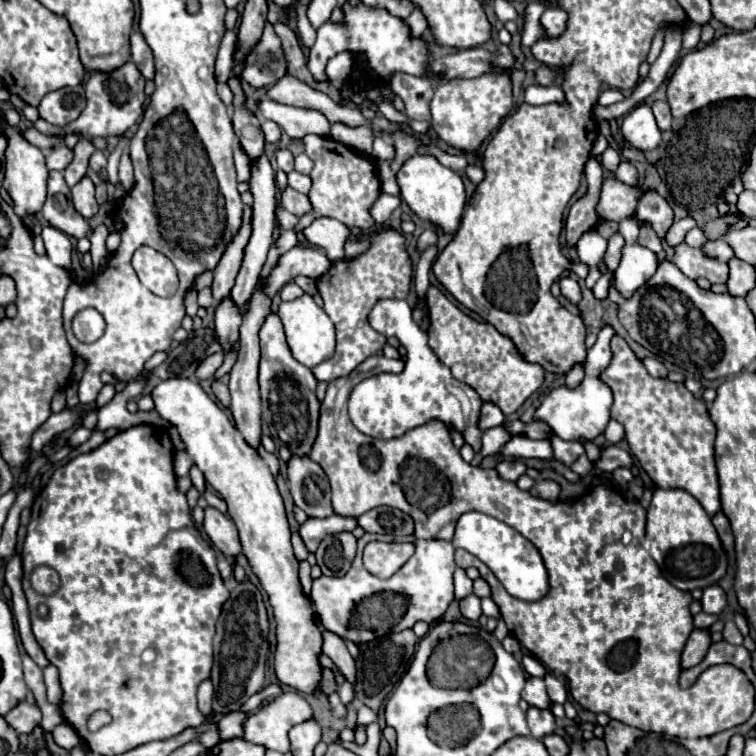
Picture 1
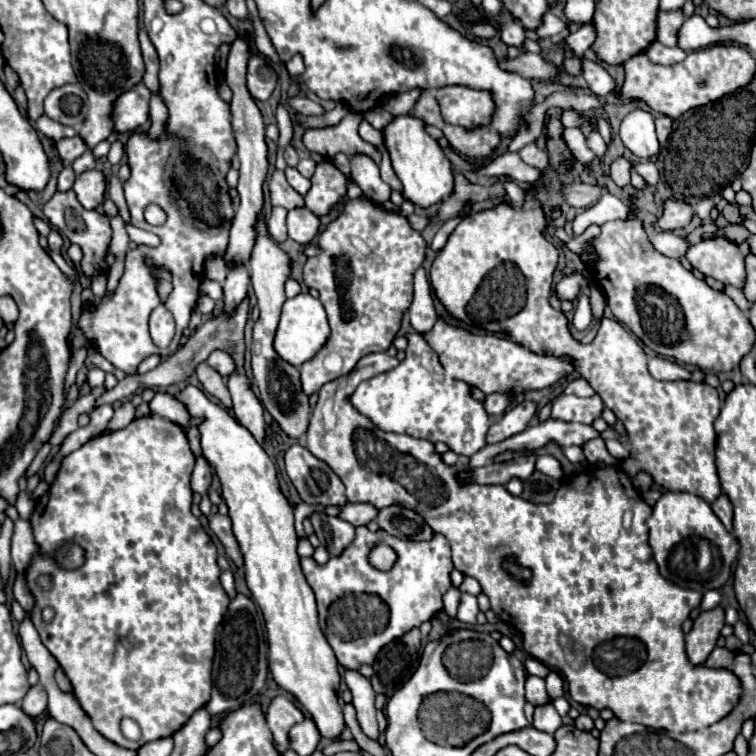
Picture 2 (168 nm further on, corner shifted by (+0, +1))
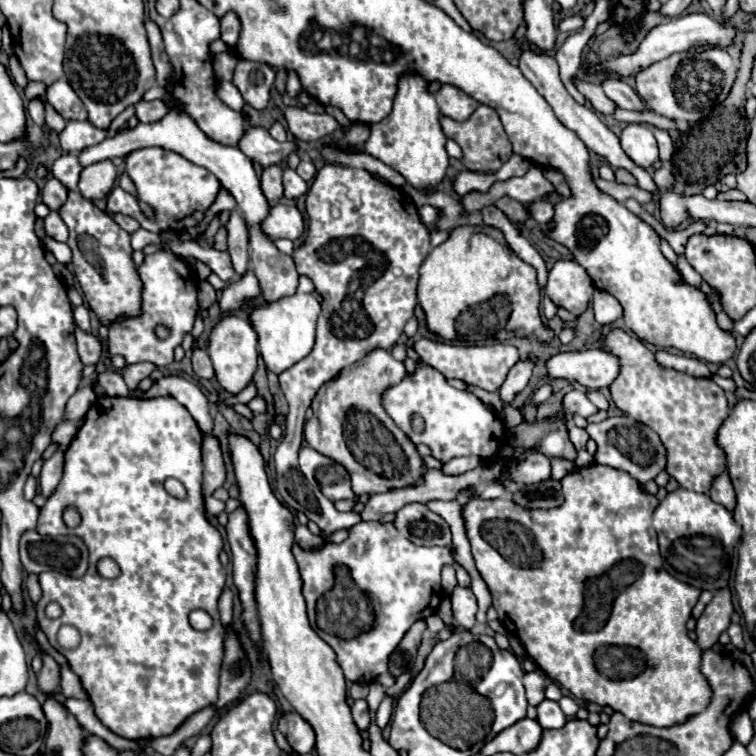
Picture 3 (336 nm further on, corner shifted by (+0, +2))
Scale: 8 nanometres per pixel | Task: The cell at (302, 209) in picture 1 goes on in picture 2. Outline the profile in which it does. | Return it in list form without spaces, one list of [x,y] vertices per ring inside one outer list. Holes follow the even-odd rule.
[[[274,170],[274,174],[270,176],[270,182],[268,182],[268,190],[270,190],[272,206],[282,206],[286,210],[304,206],[304,198],[300,198],[300,194],[296,194],[296,190],[292,190],[292,186],[288,186],[288,180],[284,178],[282,170]]]

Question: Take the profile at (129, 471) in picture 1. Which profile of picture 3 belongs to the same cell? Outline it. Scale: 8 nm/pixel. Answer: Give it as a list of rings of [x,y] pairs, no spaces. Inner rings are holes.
[[[102,397],[102,399],[96,399],[94,405],[90,407],[90,411],[86,413],[86,421],[84,425],[78,429],[76,437],[72,439],[72,443],[68,445],[66,449],[66,461],[64,461],[64,477],[58,485],[58,489],[48,497],[46,505],[40,509],[40,517],[38,517],[38,527],[36,531],[42,536],[57,537],[62,535],[76,535],[86,543],[88,551],[90,551],[90,567],[88,567],[88,573],[80,579],[72,579],[70,575],[64,575],[60,571],[45,571],[38,575],[40,579],[40,585],[42,585],[42,599],[38,601],[36,605],[36,615],[38,615],[38,623],[42,627],[42,631],[46,633],[48,641],[52,643],[54,649],[58,649],[70,663],[70,669],[80,677],[80,683],[84,687],[84,691],[88,693],[88,699],[92,701],[94,705],[94,713],[96,717],[110,729],[114,731],[116,735],[124,737],[124,739],[156,739],[156,737],[164,737],[164,735],[170,735],[174,733],[192,713],[208,707],[208,705],[214,705],[216,703],[216,697],[218,697],[218,671],[220,671],[220,663],[222,663],[222,657],[224,657],[224,627],[220,623],[220,613],[218,613],[218,597],[224,589],[224,581],[226,581],[226,571],[218,559],[224,543],[222,543],[222,537],[218,533],[218,529],[214,525],[210,525],[206,521],[206,515],[204,515],[204,499],[202,499],[202,489],[200,489],[200,483],[202,483],[202,457],[200,457],[200,445],[202,445],[202,431],[198,429],[196,421],[190,417],[190,413],[172,397],[156,397],[156,399],[128,399],[128,397]],[[168,477],[174,477],[178,479],[184,487],[186,487],[186,499],[176,499],[172,495],[166,493],[164,489],[164,481]],[[68,507],[74,507],[78,509],[82,521],[76,525],[76,527],[68,527],[62,519],[64,515],[64,509]],[[102,557],[112,557],[118,565],[120,565],[120,575],[116,579],[104,579],[98,569],[96,569],[96,563],[102,559]],[[48,603],[58,603],[62,607],[62,615],[58,619],[48,619],[46,613],[44,613],[44,607]],[[194,609],[204,609],[206,613],[210,613],[210,617],[214,619],[214,625],[212,629],[208,631],[196,631],[190,627],[188,623],[188,613],[194,611]],[[62,625],[74,625],[78,631],[80,631],[80,645],[76,649],[62,649],[58,645],[58,629]]]

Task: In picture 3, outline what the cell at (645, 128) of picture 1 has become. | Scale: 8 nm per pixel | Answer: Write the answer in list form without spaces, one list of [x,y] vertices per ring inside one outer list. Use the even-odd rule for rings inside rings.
[[[644,123],[626,125],[620,135],[620,143],[622,143],[622,149],[626,151],[626,155],[644,169],[648,169],[650,165],[654,165],[658,161],[656,139],[654,139],[650,127]]]

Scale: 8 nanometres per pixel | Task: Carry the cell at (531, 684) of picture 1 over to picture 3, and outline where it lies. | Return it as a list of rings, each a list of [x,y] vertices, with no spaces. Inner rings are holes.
[[[526,673],[524,675],[524,687],[526,687],[526,697],[528,697],[530,705],[538,705],[540,701],[544,701],[546,681],[538,673]]]

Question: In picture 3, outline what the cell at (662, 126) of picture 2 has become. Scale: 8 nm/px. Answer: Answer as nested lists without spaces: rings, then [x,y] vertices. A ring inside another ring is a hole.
[[[654,127],[654,137],[658,141],[658,149],[660,149],[660,159],[662,161],[668,161],[674,153],[674,143],[672,143],[672,137],[668,135],[668,131],[664,129],[656,129]]]

